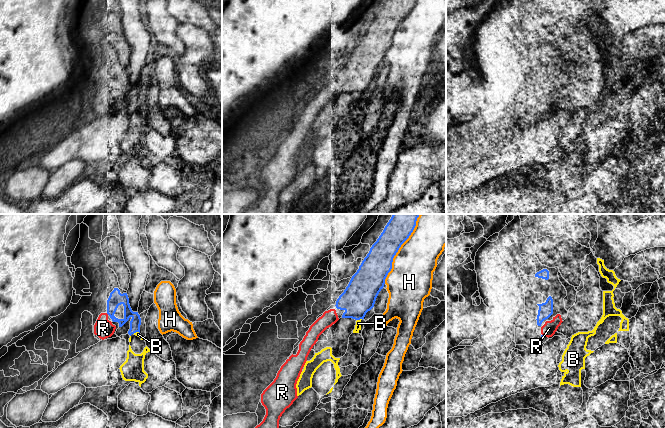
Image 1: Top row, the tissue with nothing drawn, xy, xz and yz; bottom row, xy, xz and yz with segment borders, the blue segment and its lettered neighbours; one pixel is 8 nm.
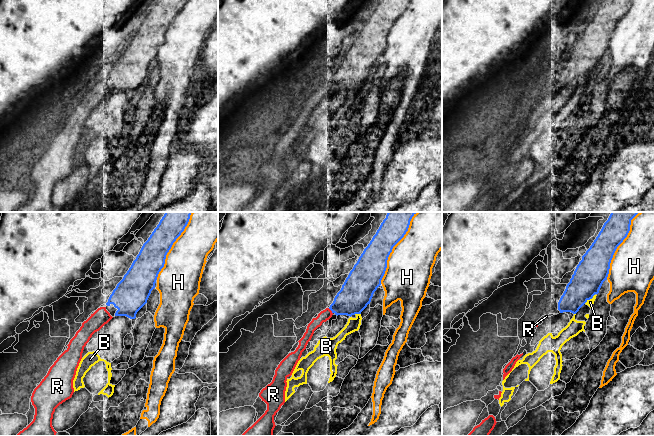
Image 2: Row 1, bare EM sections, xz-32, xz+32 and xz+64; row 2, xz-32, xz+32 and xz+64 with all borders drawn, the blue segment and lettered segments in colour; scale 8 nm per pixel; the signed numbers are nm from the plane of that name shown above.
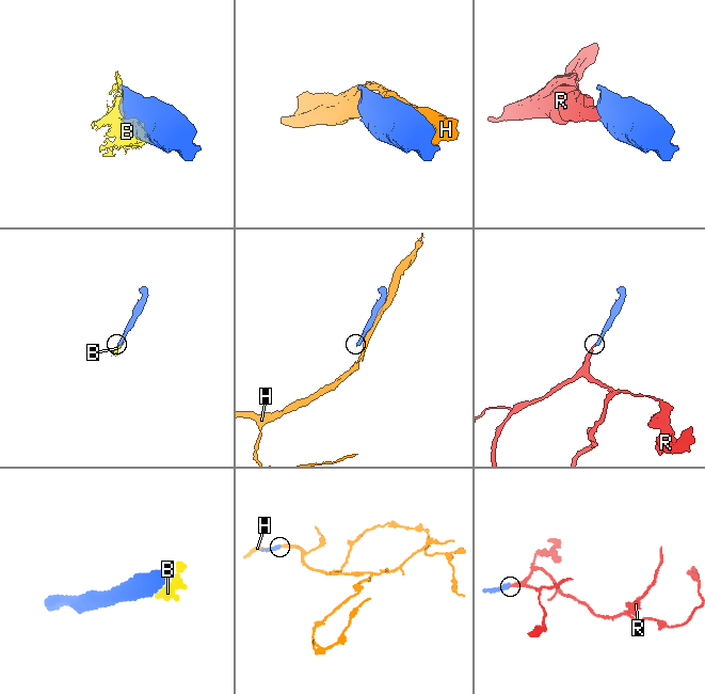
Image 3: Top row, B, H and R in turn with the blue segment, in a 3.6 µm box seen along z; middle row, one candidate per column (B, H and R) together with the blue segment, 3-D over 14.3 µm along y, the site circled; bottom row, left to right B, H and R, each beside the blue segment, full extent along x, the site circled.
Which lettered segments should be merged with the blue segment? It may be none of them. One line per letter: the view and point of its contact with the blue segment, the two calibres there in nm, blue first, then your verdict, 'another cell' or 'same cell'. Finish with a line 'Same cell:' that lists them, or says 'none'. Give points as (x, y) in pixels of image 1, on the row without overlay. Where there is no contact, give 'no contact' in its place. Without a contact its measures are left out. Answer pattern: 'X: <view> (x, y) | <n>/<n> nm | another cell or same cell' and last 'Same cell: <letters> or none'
B: xz (359, 95) | 260/50 nm | another cell
H: xz (395, 30) | 240/360 nm | another cell
R: no contact | same cell
Same cell: R

